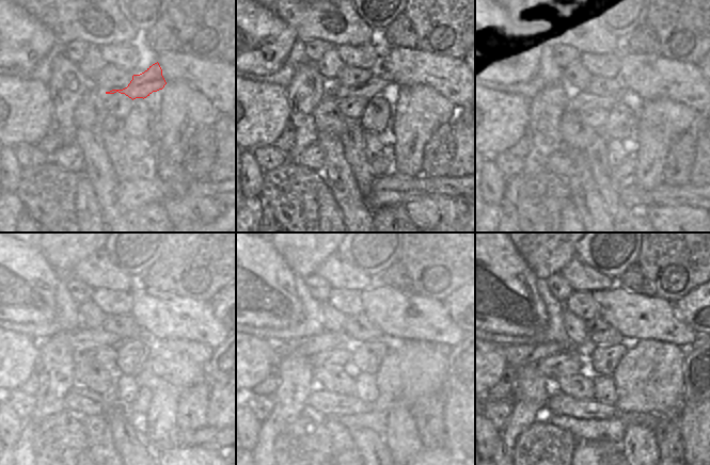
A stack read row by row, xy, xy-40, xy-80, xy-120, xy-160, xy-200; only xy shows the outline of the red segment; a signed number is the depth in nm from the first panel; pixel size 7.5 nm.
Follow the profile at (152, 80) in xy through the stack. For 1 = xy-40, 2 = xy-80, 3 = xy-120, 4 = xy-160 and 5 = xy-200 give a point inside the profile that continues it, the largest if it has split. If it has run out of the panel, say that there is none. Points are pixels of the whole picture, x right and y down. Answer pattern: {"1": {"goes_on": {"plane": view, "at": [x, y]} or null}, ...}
{"1": {"goes_on": {"plane": "xy-40", "at": [374, 87]}}, "2": {"goes_on": {"plane": "xy-80", "at": [573, 99]}}, "3": {"goes_on": {"plane": "xy-120", "at": [83, 339]}}, "4": {"goes_on": {"plane": "xy-160", "at": [306, 347]}}, "5": {"goes_on": {"plane": "xy-200", "at": [516, 355]}}}

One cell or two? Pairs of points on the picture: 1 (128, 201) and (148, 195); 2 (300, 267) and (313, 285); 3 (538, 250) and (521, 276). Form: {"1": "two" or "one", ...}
{"1": "one", "2": "two", "3": "two"}

